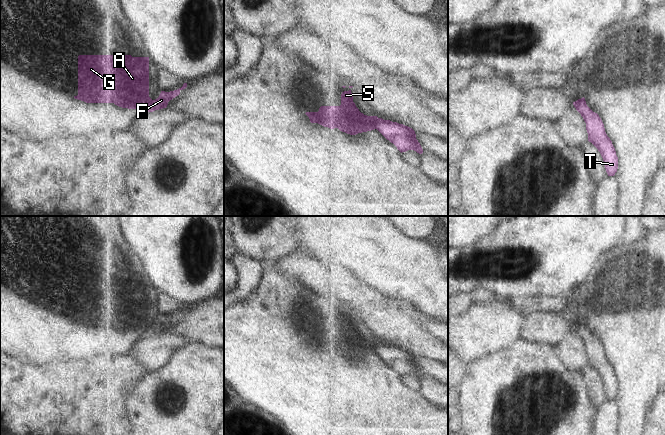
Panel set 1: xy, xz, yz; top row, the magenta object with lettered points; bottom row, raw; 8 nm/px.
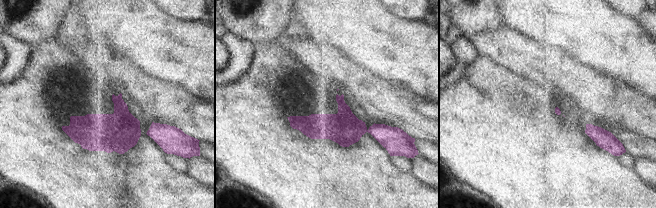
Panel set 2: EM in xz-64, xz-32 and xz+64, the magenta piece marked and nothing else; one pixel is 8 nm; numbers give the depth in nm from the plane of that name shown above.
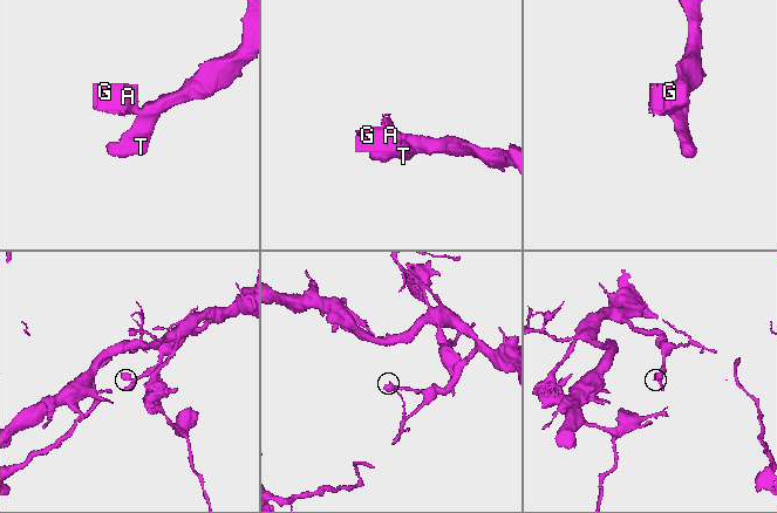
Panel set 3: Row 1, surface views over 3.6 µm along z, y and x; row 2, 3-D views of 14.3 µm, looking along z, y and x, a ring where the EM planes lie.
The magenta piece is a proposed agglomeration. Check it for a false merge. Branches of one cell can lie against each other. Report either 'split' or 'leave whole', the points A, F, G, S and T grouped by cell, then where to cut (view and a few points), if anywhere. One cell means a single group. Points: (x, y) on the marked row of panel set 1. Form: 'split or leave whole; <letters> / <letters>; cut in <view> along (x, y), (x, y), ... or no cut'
split; A G S / F T; cut in xz along (377, 117), (374, 128)

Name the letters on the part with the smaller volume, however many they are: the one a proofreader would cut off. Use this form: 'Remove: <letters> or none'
Remove: A, G, S

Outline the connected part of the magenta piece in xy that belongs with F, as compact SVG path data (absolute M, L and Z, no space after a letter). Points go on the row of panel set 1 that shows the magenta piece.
M184 83L183 86L177 90L170 92L161 91L159 97L153 100L153 103L149 107L147 107L147 112L153 112L155 110L166 108L168 102L178 96L180 94L180 91L185 89L186 87L187 83Z

